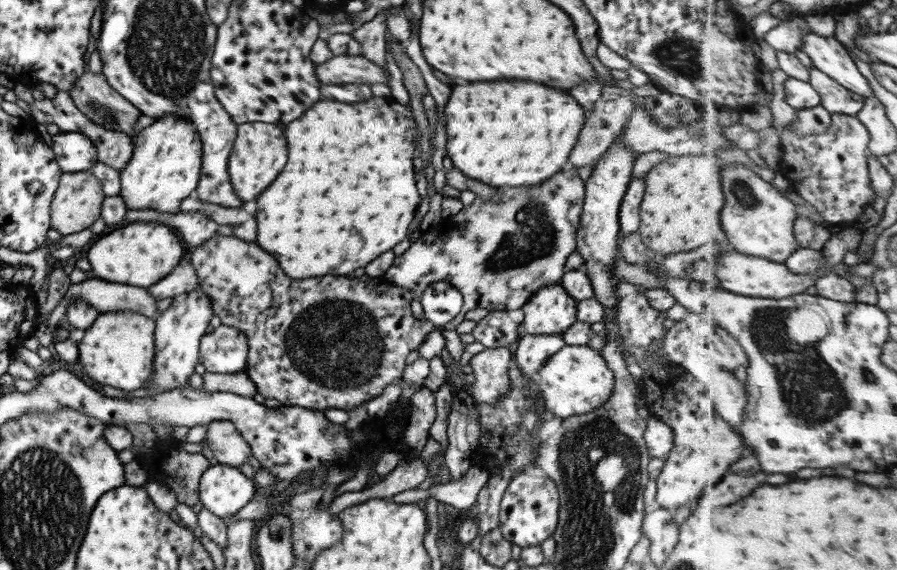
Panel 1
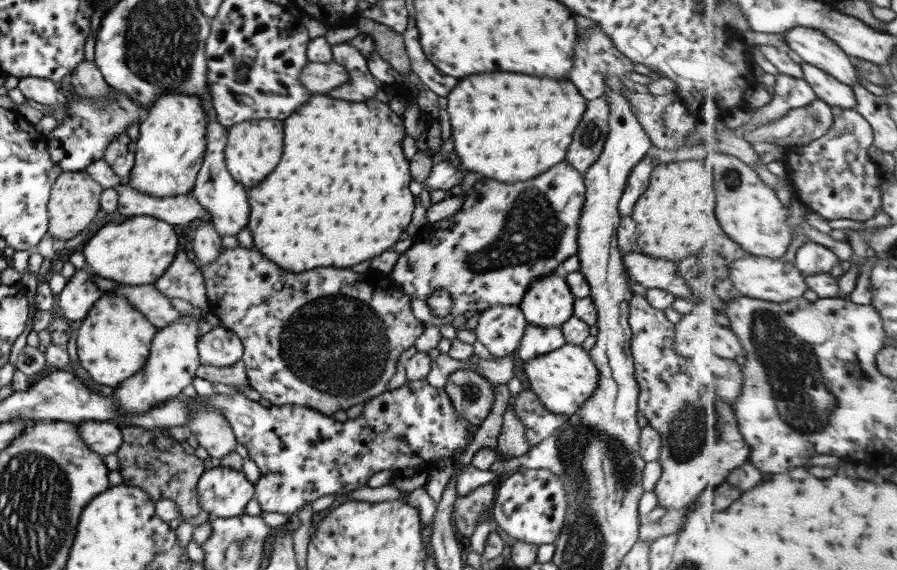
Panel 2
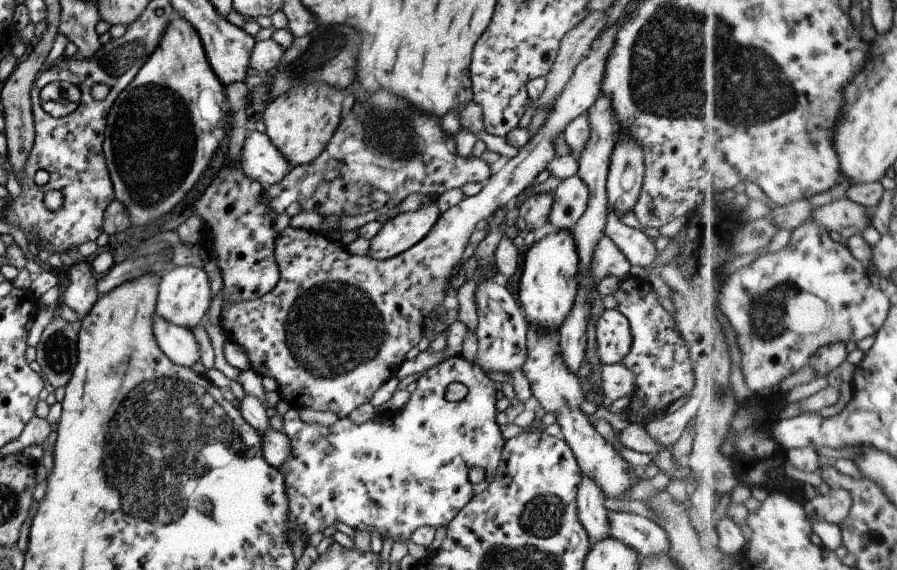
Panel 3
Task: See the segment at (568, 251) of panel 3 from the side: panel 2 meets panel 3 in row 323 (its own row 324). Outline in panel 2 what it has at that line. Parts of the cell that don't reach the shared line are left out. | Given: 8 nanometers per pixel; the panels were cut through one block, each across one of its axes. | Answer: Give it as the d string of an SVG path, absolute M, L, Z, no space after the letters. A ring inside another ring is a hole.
M559 271L537 279L519 302L527 325L560 329L573 314L573 295Z

